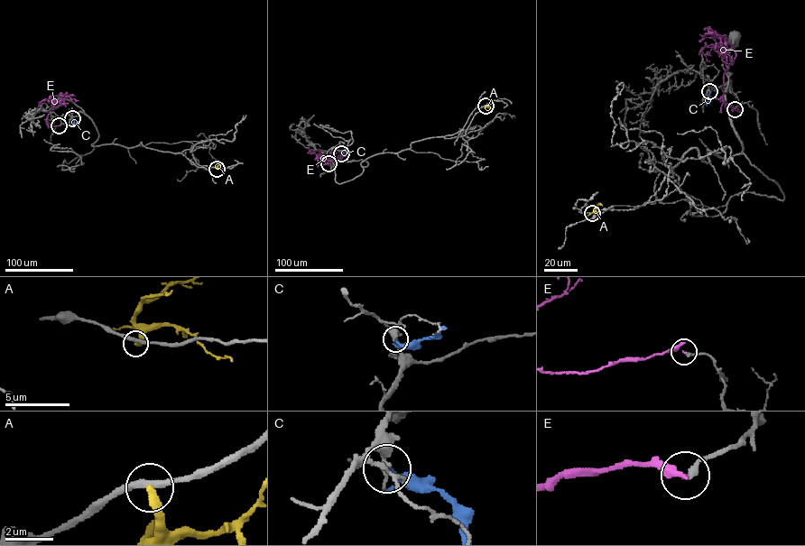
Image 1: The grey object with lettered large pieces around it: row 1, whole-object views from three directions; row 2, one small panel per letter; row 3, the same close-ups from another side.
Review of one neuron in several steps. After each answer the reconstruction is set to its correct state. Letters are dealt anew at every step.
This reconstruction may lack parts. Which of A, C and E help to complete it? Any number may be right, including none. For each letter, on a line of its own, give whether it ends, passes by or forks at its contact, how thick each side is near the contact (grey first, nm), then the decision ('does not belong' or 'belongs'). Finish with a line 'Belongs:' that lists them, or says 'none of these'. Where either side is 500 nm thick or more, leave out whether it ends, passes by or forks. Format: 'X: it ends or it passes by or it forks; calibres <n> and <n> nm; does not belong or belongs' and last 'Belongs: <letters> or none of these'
A: it ends; calibres 300 and 280 nm; does not belong
C: it passes by; calibres 320 and 190 nm; does not belong
E: it ends; calibres 240 and 320 nm; does not belong
Belongs: none of these

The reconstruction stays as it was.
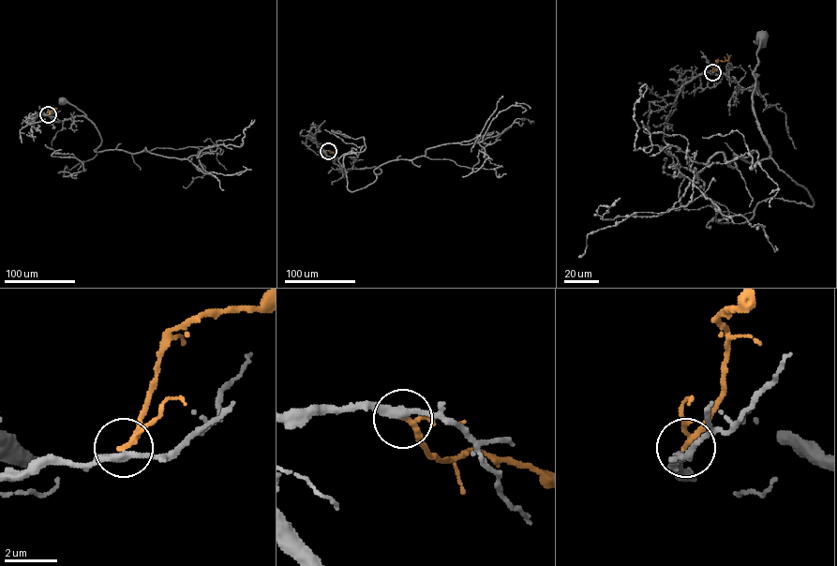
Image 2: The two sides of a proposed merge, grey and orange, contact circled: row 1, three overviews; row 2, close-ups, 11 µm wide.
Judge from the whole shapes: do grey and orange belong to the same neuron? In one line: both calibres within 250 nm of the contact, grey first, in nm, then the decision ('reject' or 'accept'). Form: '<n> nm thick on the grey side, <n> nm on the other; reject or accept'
280 nm thick on the grey side, 170 nm on the other; reject

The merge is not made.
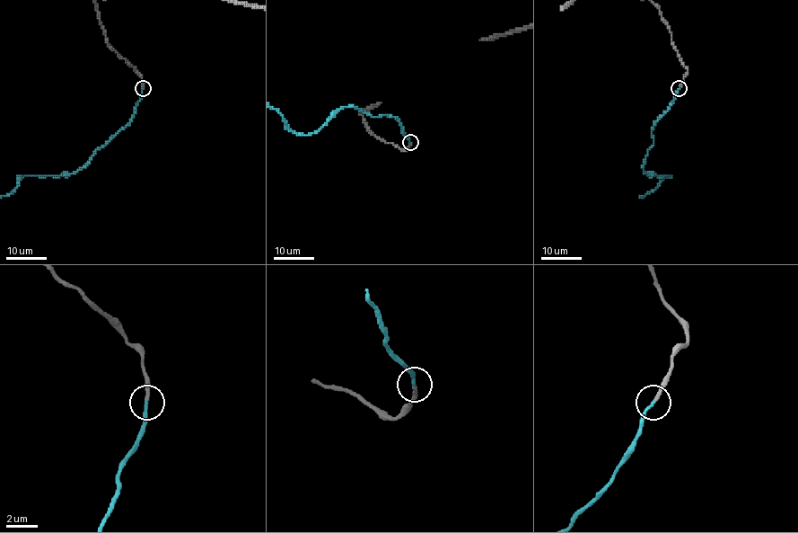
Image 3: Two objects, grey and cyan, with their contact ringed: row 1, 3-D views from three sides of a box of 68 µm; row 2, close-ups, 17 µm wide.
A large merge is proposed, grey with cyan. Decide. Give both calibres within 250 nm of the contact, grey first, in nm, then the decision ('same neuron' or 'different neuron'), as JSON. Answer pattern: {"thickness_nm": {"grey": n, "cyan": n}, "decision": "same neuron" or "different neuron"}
{"thickness_nm": {"grey": 240, "cyan": 200}, "decision": "same neuron"}

